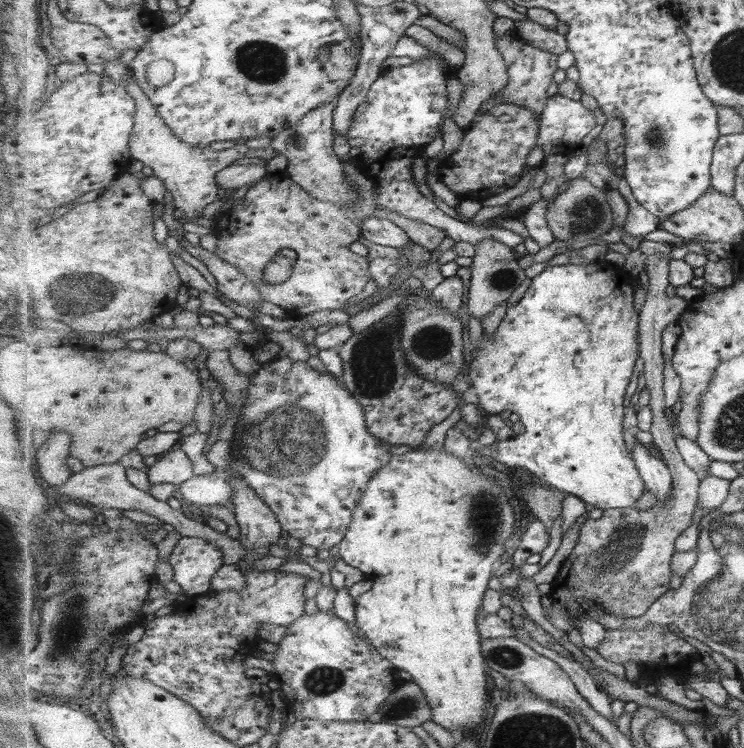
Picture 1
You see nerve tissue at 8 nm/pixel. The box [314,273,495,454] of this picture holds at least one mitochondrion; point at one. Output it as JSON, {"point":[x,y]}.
{"point":[373,371]}

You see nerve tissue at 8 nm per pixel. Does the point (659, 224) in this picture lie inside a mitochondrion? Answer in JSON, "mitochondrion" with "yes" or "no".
{"mitochondrion":"no"}

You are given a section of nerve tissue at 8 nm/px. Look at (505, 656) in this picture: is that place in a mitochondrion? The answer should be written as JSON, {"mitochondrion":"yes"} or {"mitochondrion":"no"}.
{"mitochondrion":"yes"}

